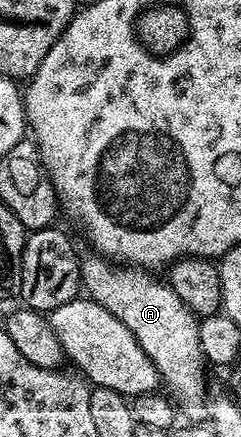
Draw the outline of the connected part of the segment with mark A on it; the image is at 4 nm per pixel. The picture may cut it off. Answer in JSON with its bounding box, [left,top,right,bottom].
[80,255,206,409]

